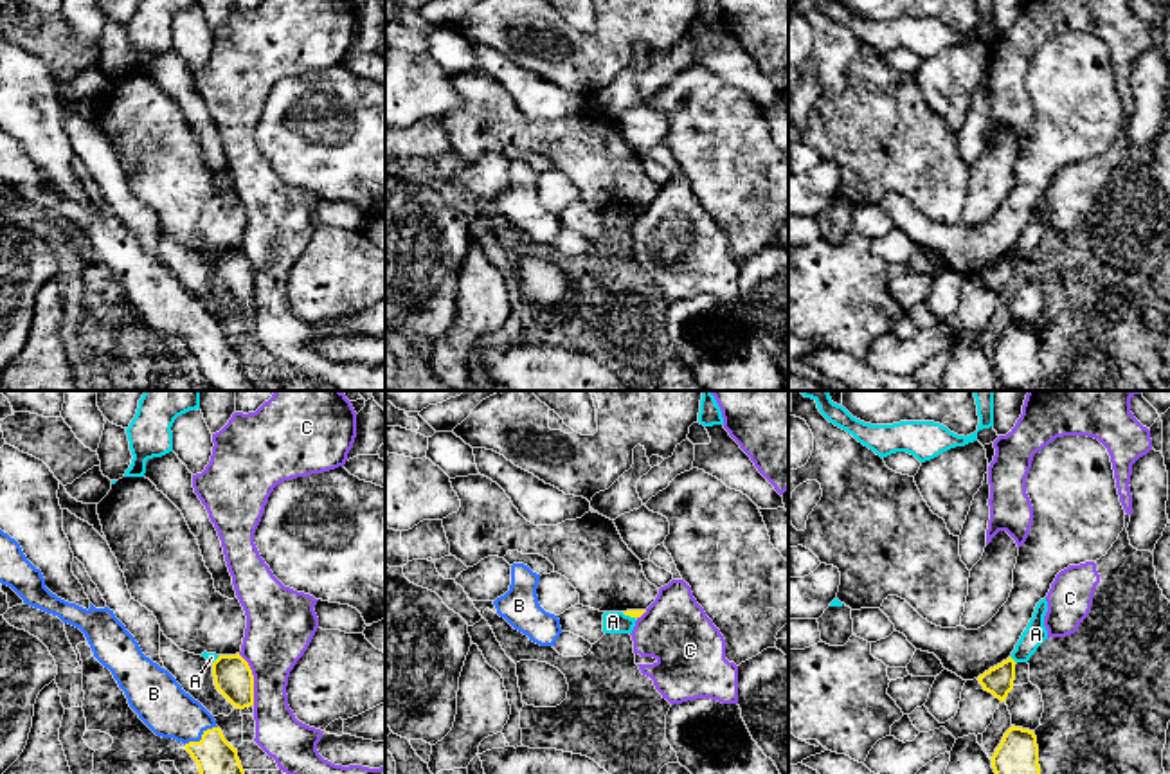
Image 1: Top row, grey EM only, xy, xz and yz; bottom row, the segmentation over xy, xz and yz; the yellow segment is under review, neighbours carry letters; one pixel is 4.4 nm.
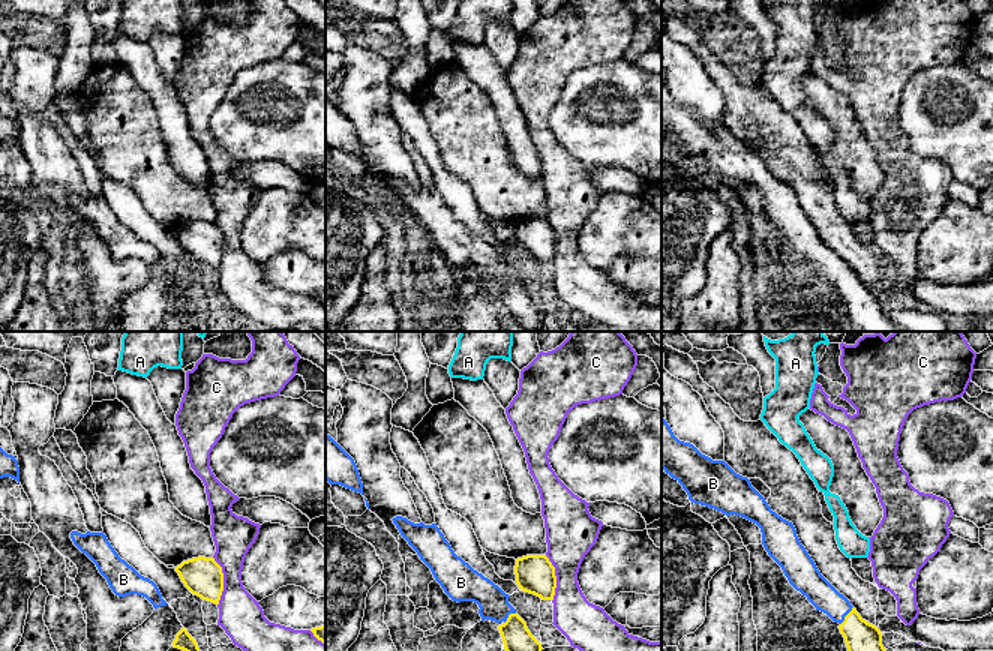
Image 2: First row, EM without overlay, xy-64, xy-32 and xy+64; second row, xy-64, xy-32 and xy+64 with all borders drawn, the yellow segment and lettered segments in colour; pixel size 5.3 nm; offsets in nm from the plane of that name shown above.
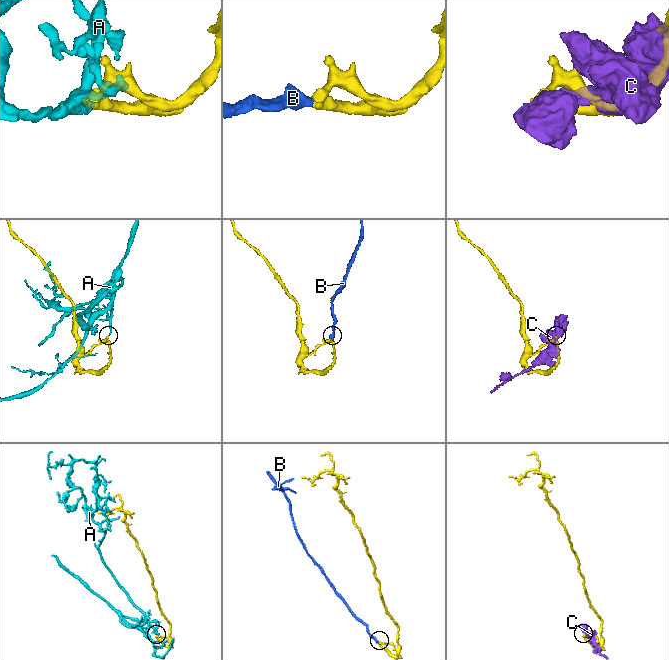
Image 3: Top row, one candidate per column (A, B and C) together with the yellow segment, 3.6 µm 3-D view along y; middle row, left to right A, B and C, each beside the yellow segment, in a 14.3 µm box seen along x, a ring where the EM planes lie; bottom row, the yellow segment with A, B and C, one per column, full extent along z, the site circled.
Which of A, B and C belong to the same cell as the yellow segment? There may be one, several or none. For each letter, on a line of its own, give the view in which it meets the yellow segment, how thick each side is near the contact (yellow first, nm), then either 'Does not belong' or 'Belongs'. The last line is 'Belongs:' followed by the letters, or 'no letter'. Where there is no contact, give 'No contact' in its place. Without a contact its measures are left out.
A: Touches yellow in yz. Thickness 130 nm (yellow) against 100 nm. Does not belong
B: Touches yellow in xy. Thickness 170 nm (yellow) against 240 nm. Belongs
C: Touches yellow in xy. Thickness 180 nm (yellow) against 300 nm. Does not belong
Belongs: B

